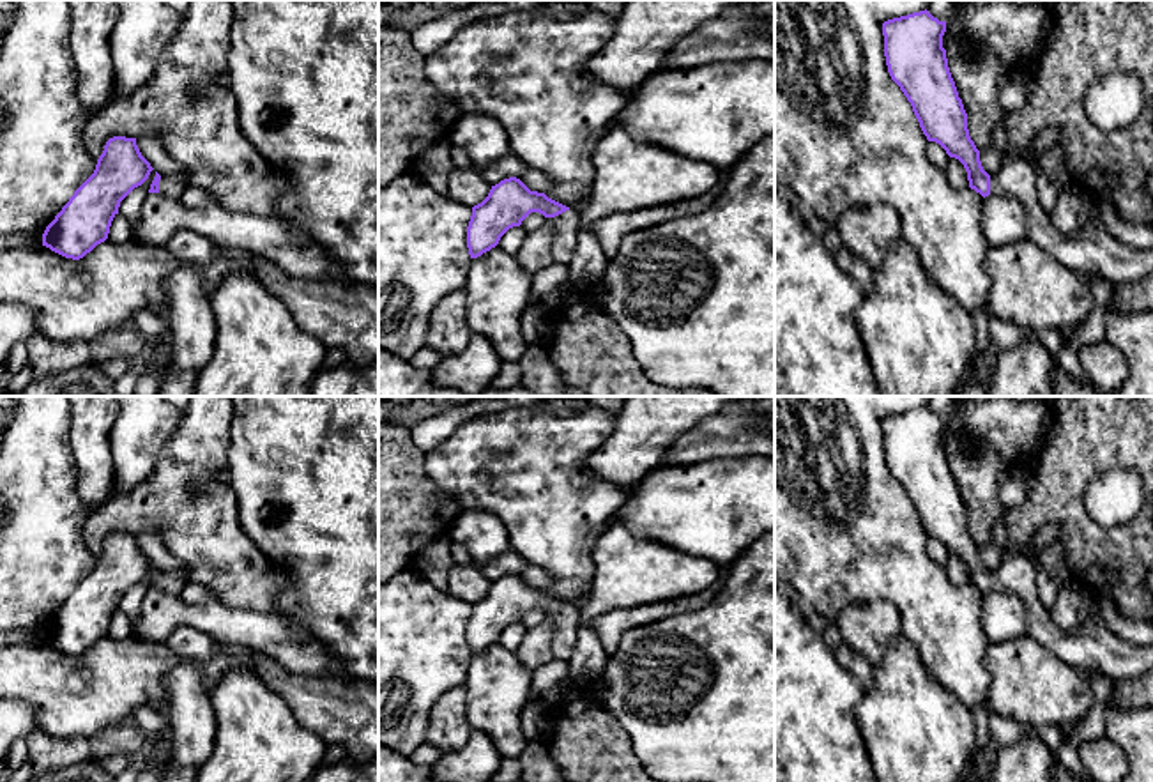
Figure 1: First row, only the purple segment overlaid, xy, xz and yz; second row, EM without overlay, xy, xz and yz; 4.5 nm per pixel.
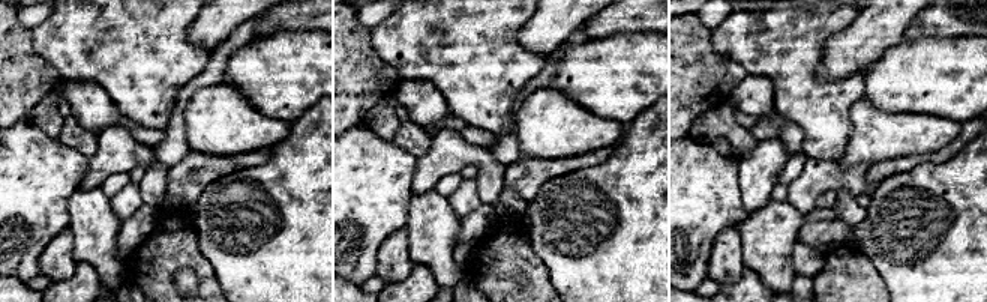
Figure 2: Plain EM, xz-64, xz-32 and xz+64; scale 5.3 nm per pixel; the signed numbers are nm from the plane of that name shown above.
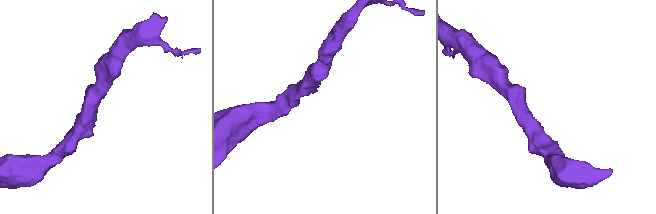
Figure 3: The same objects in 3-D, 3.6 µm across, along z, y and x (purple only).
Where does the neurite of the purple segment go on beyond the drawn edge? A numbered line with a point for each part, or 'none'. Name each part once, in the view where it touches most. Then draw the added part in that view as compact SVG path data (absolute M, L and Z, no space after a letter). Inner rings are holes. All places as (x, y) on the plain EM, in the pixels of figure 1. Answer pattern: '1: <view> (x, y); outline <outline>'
1: yz (1091, 648); outline M1004 464L999 479L1001 513L994 527L994 543L1001 550L1001 564L990 571L990 591L1013 593L1027 609L1027 635L1058 655L1070 667L1082 672L1100 672L1114 683L1132 679L1153 669L1153 646L1135 646L1114 635L1107 625L1093 616L1073 632L1061 632L1050 610L1036 591L1036 568L1029 556L1008 552L1006 515L1020 506L1029 487L1017 474L1015 464Z

